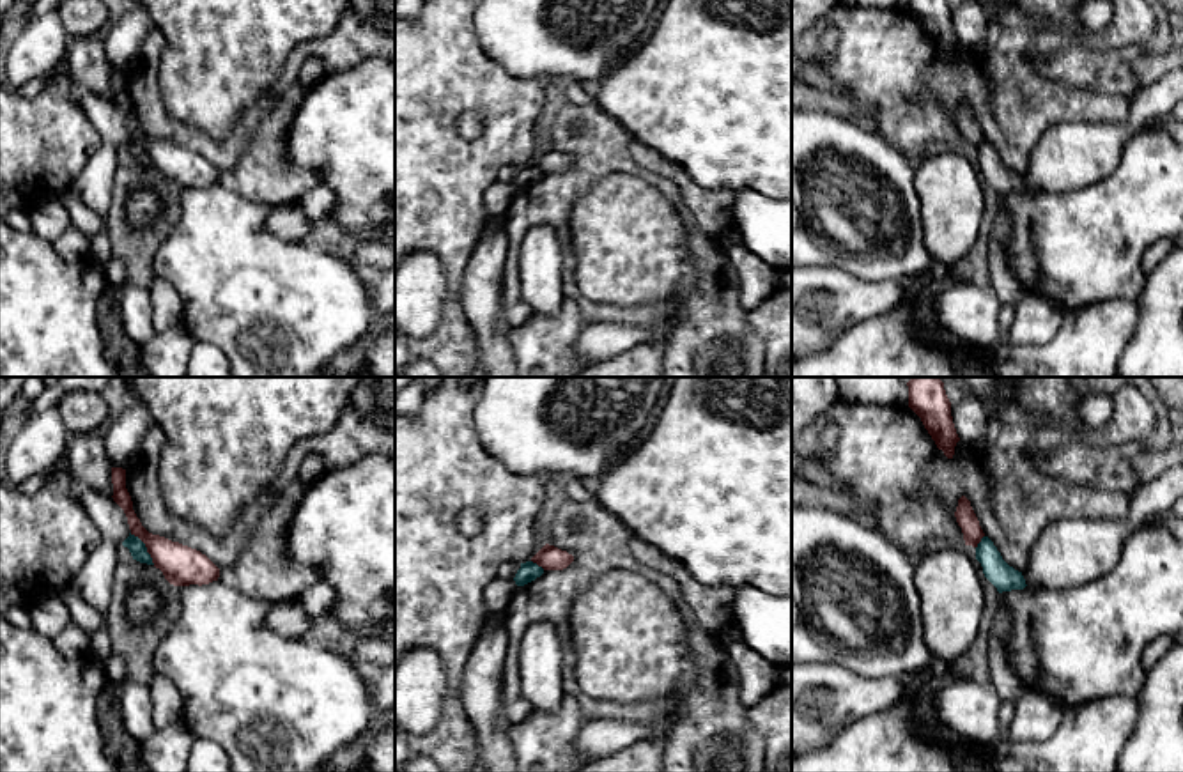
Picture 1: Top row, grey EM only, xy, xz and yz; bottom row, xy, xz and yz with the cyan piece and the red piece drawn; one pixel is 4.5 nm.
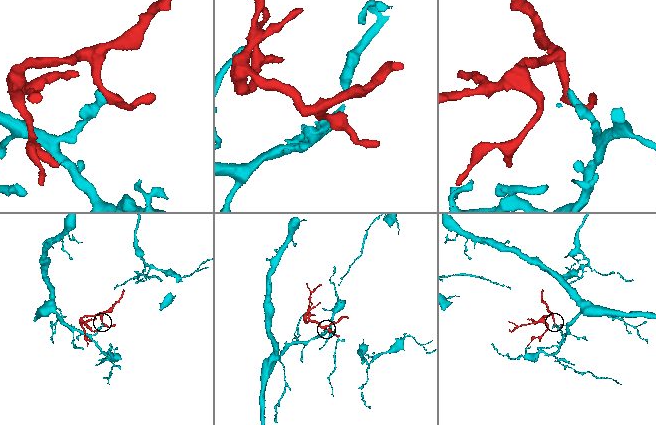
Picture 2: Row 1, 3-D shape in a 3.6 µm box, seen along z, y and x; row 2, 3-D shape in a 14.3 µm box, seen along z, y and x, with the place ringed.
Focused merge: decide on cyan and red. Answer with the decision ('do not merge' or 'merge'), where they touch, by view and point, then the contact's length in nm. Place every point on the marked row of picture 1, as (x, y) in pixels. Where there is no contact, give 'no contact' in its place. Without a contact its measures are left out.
do not merge; meets cyan in xy at (146, 548); contact 180 nm long

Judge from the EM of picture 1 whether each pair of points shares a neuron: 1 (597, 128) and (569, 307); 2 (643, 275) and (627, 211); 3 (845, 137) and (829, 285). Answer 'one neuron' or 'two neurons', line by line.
1: two neurons
2: one neuron
3: two neurons

